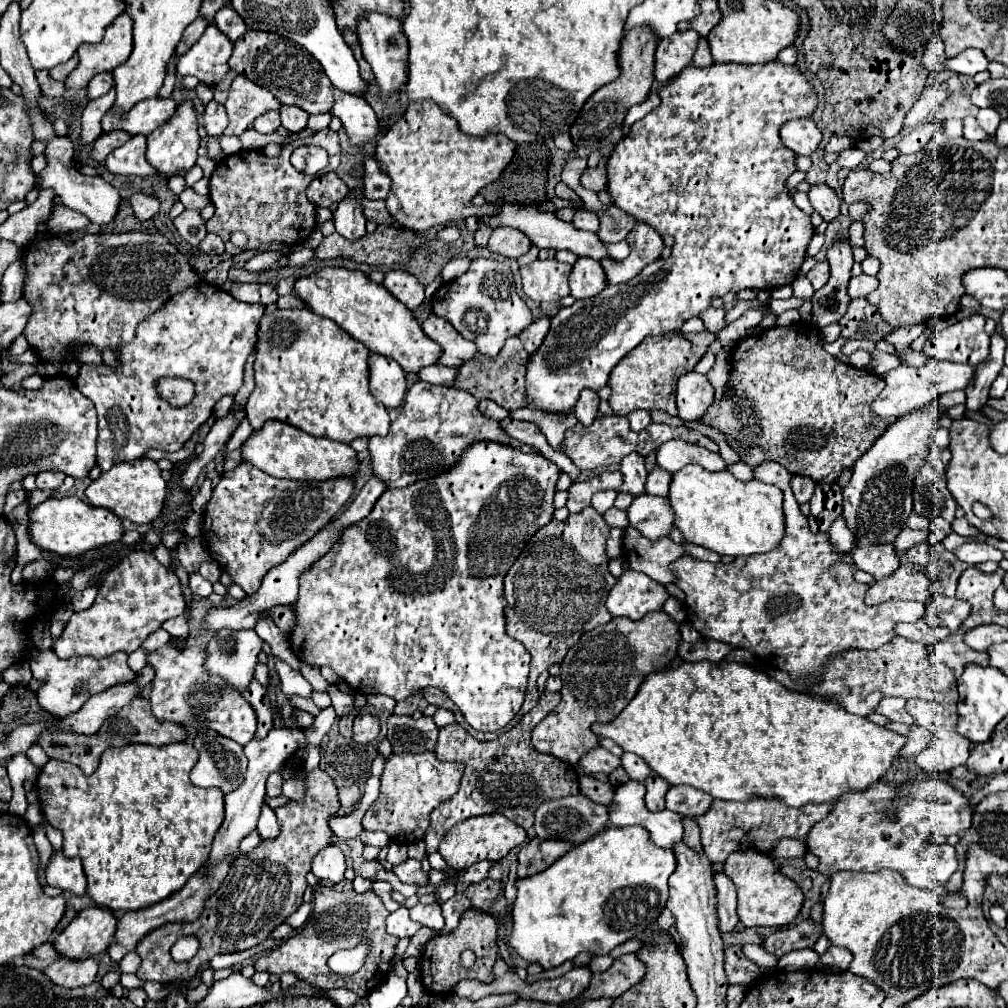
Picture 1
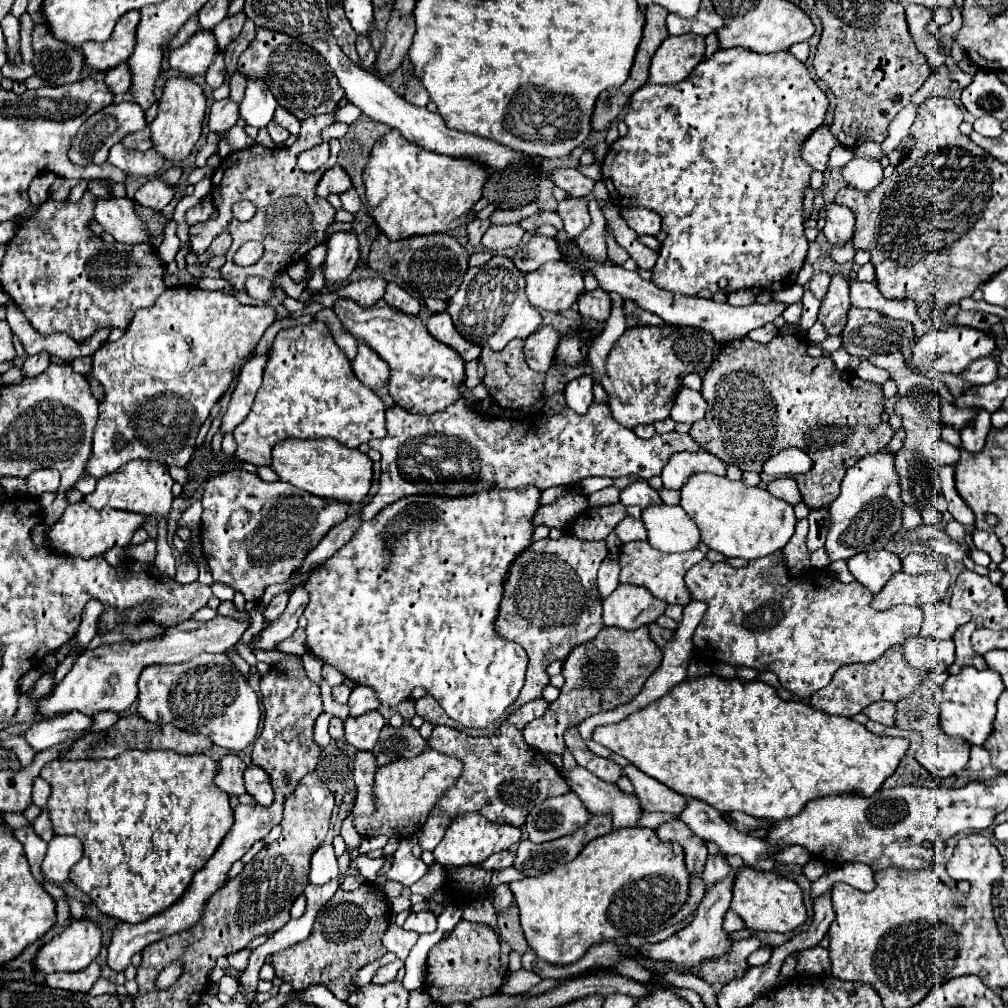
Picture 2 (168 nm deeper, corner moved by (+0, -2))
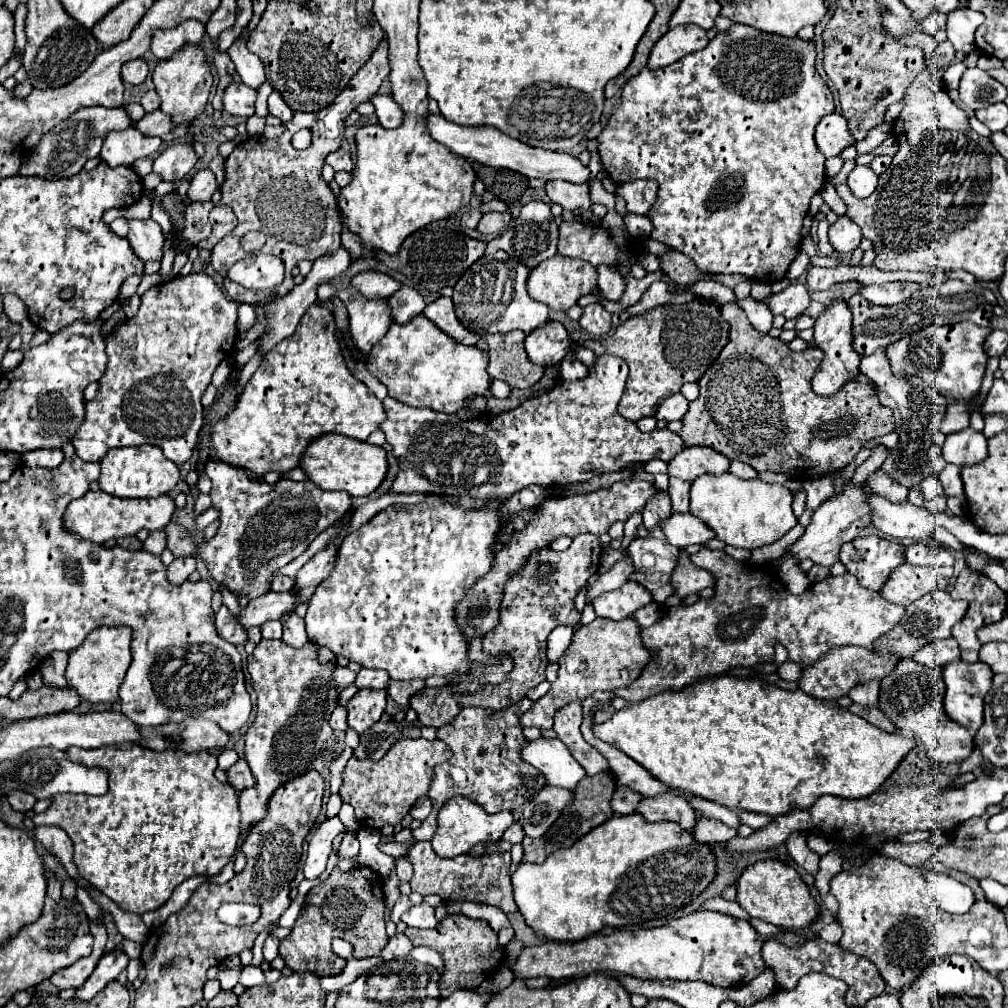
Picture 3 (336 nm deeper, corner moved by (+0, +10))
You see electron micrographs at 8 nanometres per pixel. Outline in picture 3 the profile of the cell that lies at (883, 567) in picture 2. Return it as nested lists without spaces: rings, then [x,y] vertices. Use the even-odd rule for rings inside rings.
[[[878,536],[856,538],[842,544],[840,560],[864,588],[878,592],[890,572],[904,562],[904,546]]]

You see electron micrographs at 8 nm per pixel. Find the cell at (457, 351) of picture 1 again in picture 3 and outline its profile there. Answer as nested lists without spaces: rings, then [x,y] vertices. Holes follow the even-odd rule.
[[[438,298],[436,302],[428,304],[428,306],[424,308],[424,314],[426,314],[426,318],[432,320],[442,332],[446,332],[448,336],[452,336],[452,338],[458,340],[460,344],[470,344],[470,346],[474,346],[474,344],[480,340],[478,334],[468,332],[468,330],[460,324],[460,320],[458,320],[456,314],[454,314],[454,306],[452,306],[452,300],[450,300],[450,298]]]

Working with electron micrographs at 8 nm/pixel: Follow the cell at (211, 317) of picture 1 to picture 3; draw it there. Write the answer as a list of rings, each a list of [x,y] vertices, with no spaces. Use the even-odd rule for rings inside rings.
[[[208,274],[176,276],[170,282],[150,288],[142,296],[140,310],[128,318],[116,332],[106,336],[106,372],[100,378],[100,390],[94,400],[86,404],[86,422],[76,440],[72,440],[78,458],[84,462],[100,462],[102,456],[120,446],[152,444],[162,448],[164,456],[176,464],[186,462],[196,446],[198,432],[202,428],[202,404],[200,398],[208,388],[212,374],[220,362],[232,352],[238,320],[238,302],[230,300],[222,286]]]

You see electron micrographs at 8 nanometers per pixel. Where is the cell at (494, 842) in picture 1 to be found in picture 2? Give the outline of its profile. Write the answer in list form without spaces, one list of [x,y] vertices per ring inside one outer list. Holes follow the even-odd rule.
[[[470,812],[468,816],[458,816],[456,820],[452,820],[442,842],[434,850],[434,858],[438,864],[442,864],[446,868],[458,868],[464,864],[478,866],[488,856],[502,852],[502,850],[508,850],[518,842],[520,842],[520,828],[516,828],[512,824],[494,824],[494,822],[486,820],[484,816]]]

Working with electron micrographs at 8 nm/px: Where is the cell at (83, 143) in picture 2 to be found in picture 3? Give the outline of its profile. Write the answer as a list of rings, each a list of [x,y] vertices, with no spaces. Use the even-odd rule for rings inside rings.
[[[92,106],[72,114],[68,120],[60,122],[44,140],[36,146],[36,152],[28,156],[28,164],[22,164],[20,174],[24,176],[42,176],[42,178],[68,178],[82,170],[84,162],[96,158],[102,150],[102,142],[108,132],[112,130],[126,130],[132,124],[130,114],[124,106],[120,108],[106,108],[106,106]]]

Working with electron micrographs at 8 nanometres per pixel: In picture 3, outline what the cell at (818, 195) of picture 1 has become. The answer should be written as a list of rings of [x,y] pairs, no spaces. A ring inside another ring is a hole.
[[[842,214],[830,226],[828,238],[830,238],[830,244],[834,246],[834,250],[838,250],[842,254],[848,254],[848,252],[852,252],[860,244],[862,232],[860,232],[860,226],[856,222],[852,222],[852,218]]]

